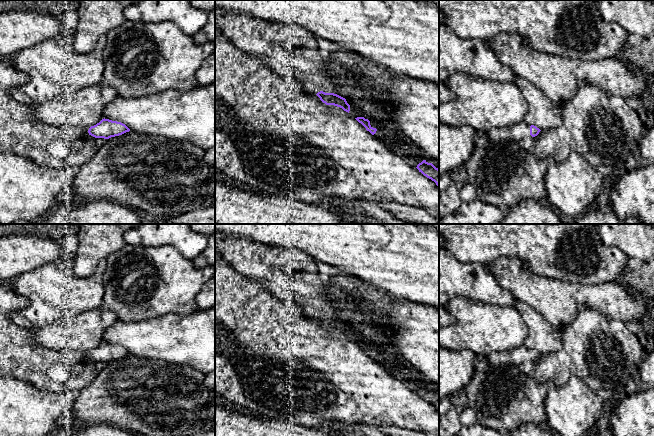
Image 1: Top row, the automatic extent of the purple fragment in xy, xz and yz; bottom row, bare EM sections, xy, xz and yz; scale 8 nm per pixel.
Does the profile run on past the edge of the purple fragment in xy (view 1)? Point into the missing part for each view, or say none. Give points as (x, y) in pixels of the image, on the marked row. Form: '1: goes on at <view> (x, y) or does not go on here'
1: does not go on here

